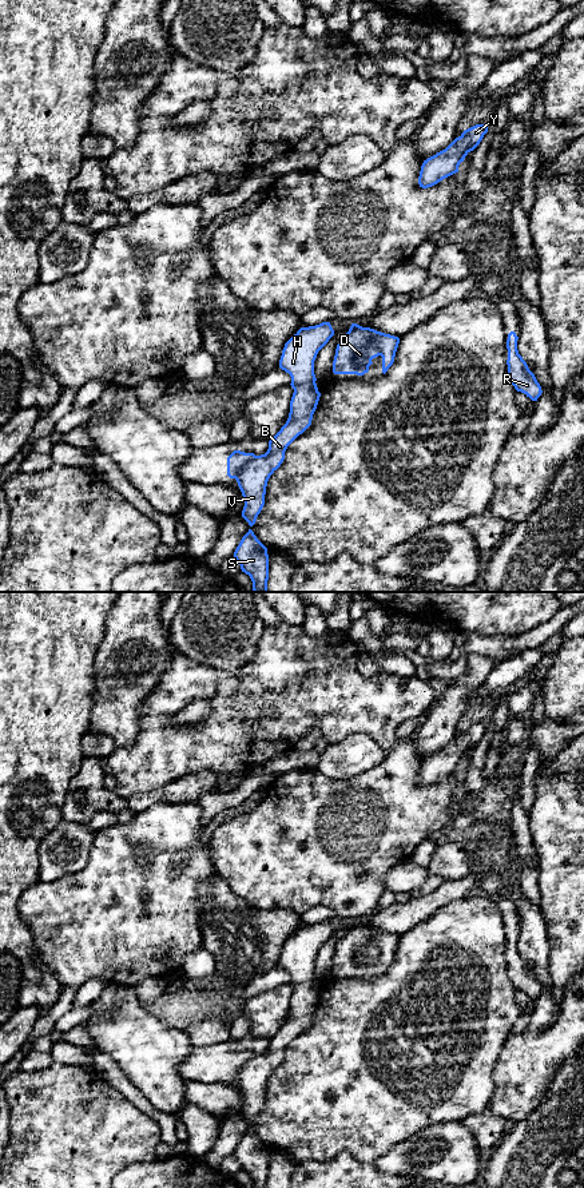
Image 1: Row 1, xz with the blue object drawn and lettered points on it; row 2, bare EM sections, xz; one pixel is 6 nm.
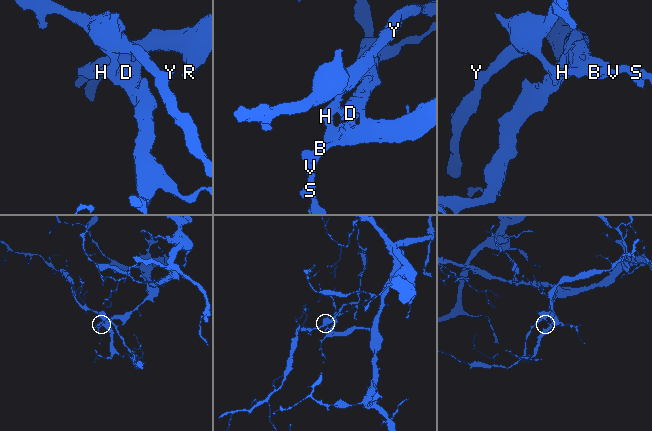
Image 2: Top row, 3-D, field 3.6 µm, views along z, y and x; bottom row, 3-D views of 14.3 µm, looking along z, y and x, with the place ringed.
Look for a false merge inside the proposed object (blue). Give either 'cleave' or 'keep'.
cleave

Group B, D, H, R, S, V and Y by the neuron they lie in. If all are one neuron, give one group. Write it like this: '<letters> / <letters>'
B H S V Y / D R

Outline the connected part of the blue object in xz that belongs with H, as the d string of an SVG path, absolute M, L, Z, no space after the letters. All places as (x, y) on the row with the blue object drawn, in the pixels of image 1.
M322 322L301 327L285 343L279 367L290 374L290 385L294 389L289 418L269 441L267 452L247 461L237 478L245 500L242 517L250 527L255 524L265 505L267 481L283 462L287 446L311 425L321 397L315 384L314 361L333 335L330 322Z

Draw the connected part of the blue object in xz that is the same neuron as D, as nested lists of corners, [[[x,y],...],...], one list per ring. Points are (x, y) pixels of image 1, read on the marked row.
[[[351,323],[337,345],[333,373],[363,376],[369,372],[372,359],[381,355],[385,374],[394,362],[398,343],[398,337]]]

